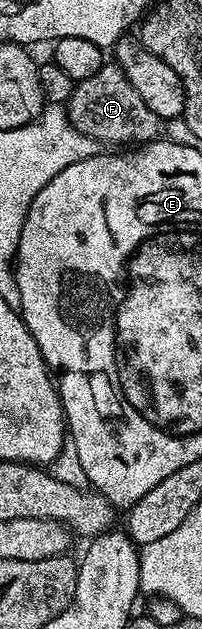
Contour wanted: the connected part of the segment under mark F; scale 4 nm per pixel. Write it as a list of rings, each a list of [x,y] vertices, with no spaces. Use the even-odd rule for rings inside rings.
[[[116,63],[101,65],[91,79],[76,82],[67,102],[67,112],[70,123],[98,143],[114,141],[117,147],[133,147],[138,143],[158,140],[163,133],[162,118],[157,117],[147,103],[143,103],[139,91],[131,87],[131,79],[127,79]]]

